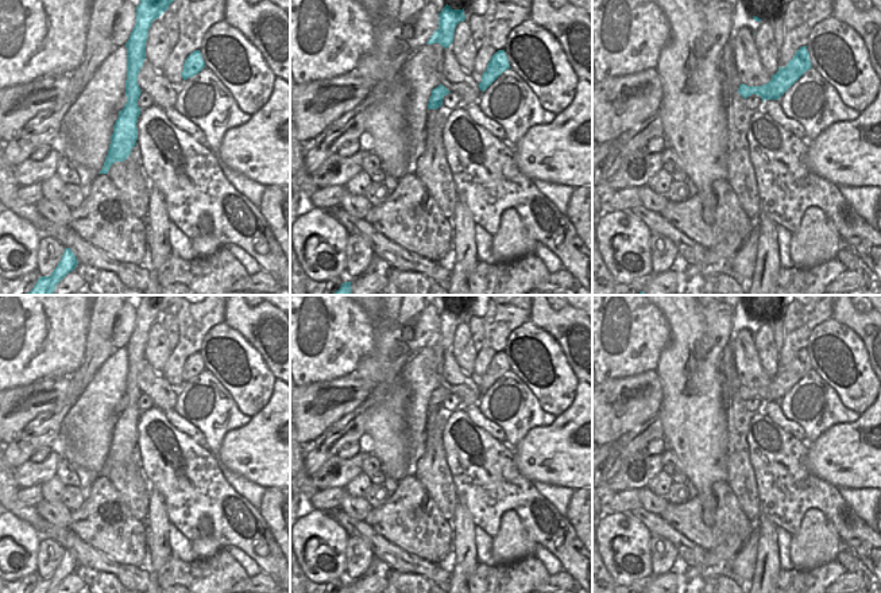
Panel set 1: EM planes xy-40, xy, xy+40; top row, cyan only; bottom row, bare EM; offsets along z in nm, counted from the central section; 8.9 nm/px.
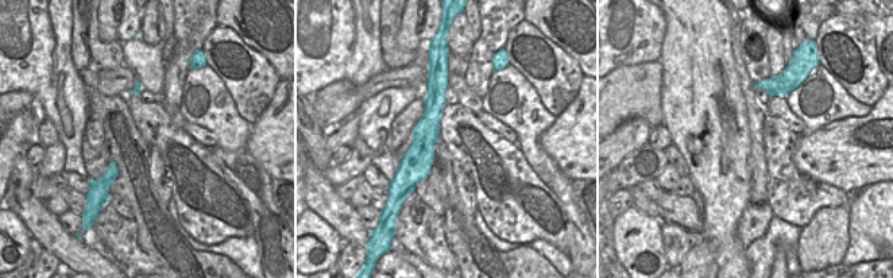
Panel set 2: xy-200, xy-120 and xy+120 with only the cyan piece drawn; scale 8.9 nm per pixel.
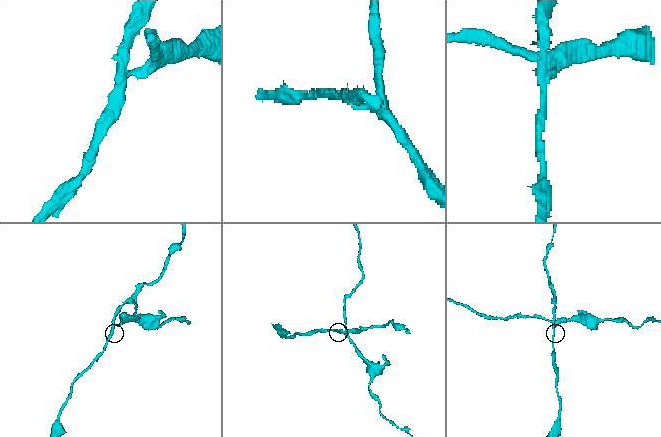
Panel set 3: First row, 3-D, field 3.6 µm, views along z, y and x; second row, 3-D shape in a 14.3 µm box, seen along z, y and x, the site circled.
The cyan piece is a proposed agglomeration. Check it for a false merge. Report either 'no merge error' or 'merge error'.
merge error

